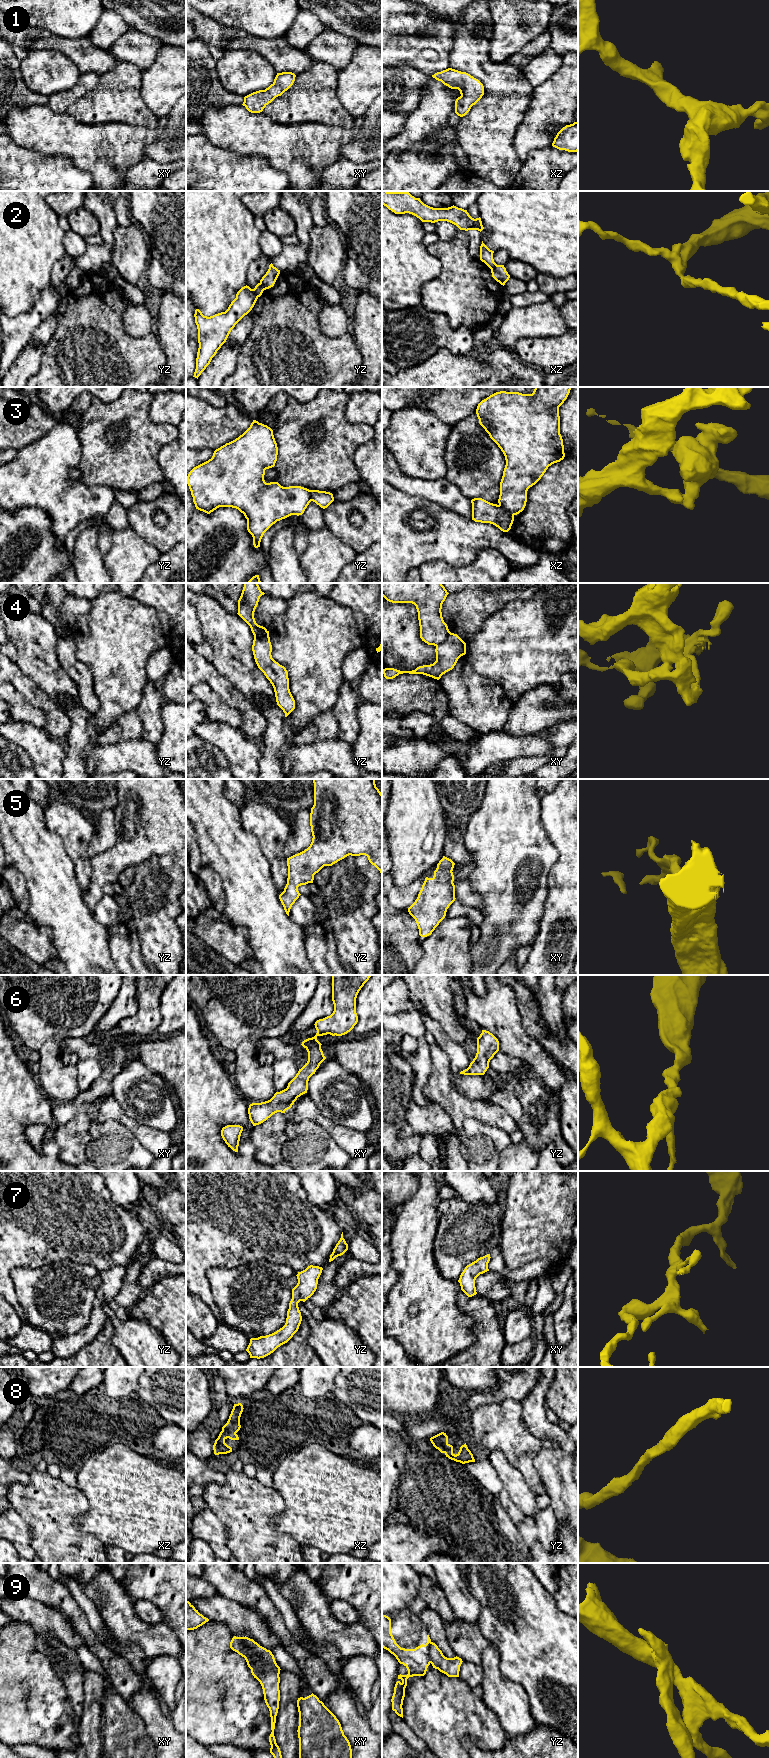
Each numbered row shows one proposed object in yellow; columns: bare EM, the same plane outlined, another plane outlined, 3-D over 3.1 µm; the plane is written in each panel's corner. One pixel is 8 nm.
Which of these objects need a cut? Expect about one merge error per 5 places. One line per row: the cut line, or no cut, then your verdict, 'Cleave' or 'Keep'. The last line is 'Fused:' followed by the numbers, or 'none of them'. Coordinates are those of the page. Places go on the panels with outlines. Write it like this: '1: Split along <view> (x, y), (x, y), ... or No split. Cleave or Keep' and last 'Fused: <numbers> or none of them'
1: No split. Keep
2: Split along yz (260, 282), (264, 289). Cleave
3: Split along xz (498, 505), (513, 515). Cleave
4: Split along xy (450, 632), (436, 646). Cleave
5: No split. Keep
6: No split. Keep
7: No split. Keep
8: No split. Keep
9: Split along xy (238, 1637), (263, 1664), (260, 1671). Cleave
Fused: 2, 3, 4, 9

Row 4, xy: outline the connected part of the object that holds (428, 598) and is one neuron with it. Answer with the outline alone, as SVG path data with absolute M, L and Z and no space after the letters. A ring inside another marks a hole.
M382 583L382 596L387 601L416 606L420 638L428 645L443 643L450 633L441 612L448 594L442 583Z

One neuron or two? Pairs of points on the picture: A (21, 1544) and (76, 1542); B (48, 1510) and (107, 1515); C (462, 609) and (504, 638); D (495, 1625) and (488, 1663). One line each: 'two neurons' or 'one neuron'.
A: two neurons
B: two neurons
C: two neurons
D: two neurons

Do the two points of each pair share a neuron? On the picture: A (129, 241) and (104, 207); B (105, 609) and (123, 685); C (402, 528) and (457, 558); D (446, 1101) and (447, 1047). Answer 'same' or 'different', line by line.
A: different
B: same
C: same
D: different

